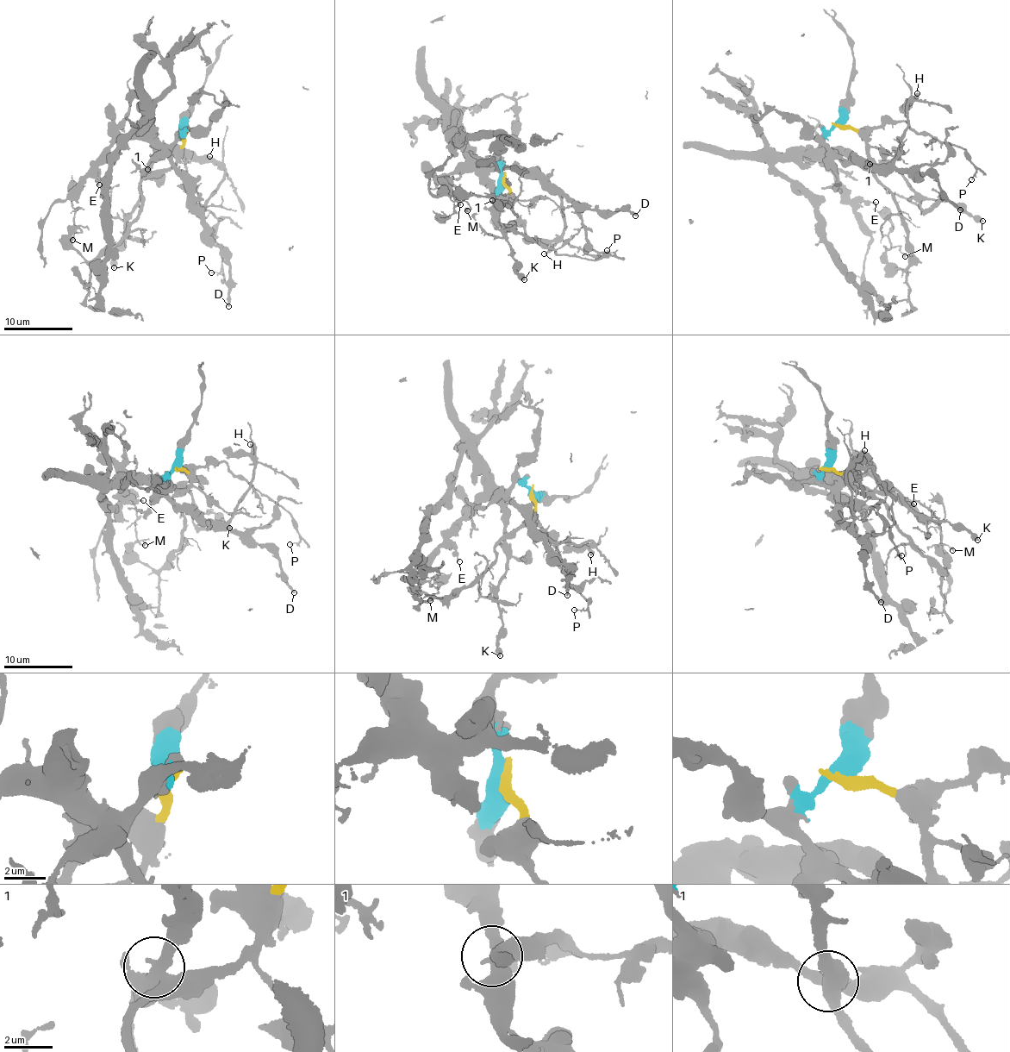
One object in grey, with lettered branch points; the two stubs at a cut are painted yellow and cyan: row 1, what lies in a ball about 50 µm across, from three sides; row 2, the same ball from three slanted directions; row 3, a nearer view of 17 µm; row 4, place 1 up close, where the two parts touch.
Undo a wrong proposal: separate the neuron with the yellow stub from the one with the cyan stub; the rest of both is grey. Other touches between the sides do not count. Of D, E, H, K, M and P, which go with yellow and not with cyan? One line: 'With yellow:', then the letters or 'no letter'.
With yellow: M, P

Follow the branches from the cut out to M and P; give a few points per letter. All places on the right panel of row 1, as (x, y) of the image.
M: (839, 126), (863, 140), (874, 177), (900, 218), (907, 266), (888, 262), (899, 246), (904, 256)
P: (839, 126), (869, 131), (887, 123), (902, 122), (913, 130), (966, 151), (967, 159), (975, 172), (972, 180)

